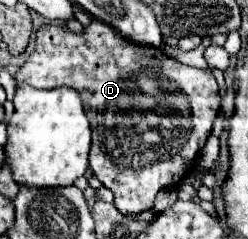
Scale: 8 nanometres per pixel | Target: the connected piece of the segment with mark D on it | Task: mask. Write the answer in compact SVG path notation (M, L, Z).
M96 18L84 30L84 34L74 34L54 24L42 26L36 32L36 50L18 70L16 78L18 82L26 82L34 88L50 90L62 84L80 92L92 126L90 168L94 170L94 176L114 192L114 204L122 214L140 214L152 210L154 198L160 190L180 184L192 172L196 154L206 144L212 122L220 110L218 84L212 74L184 66L178 60L166 56L160 48L138 46L130 40L124 40L114 28Z

